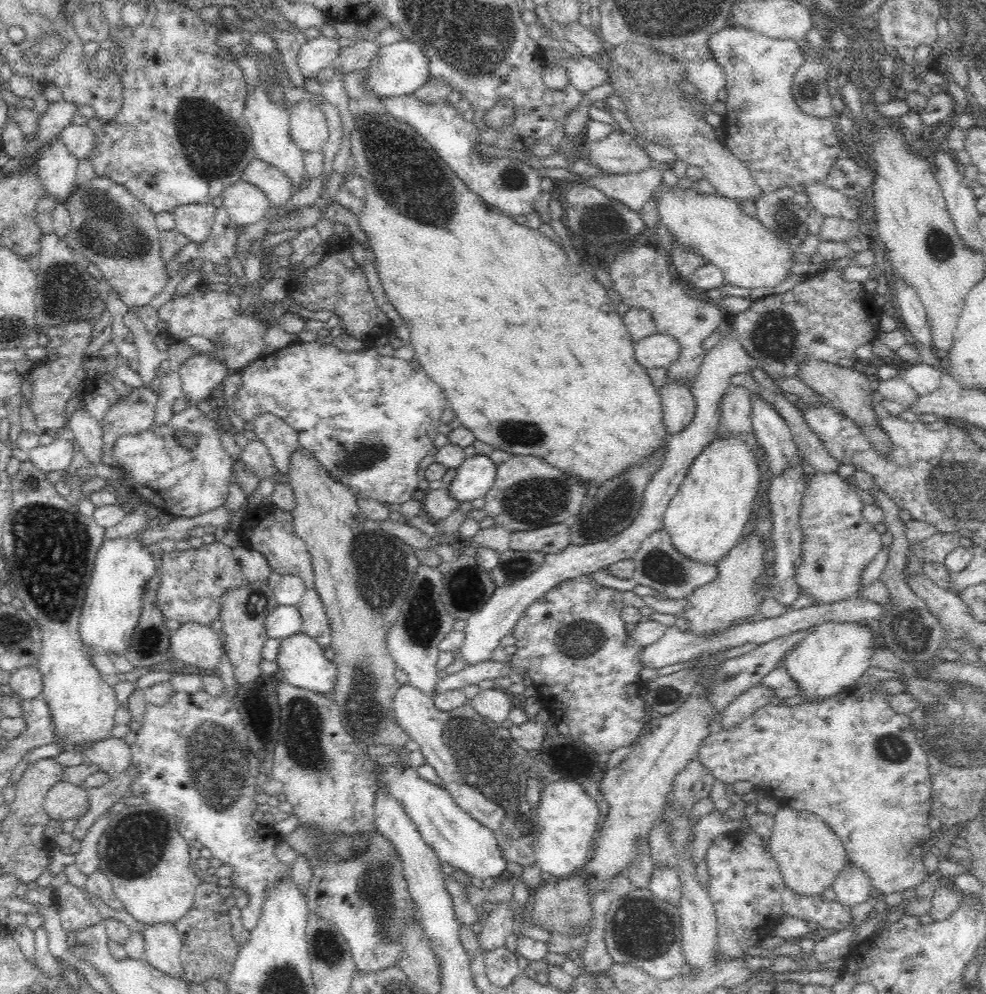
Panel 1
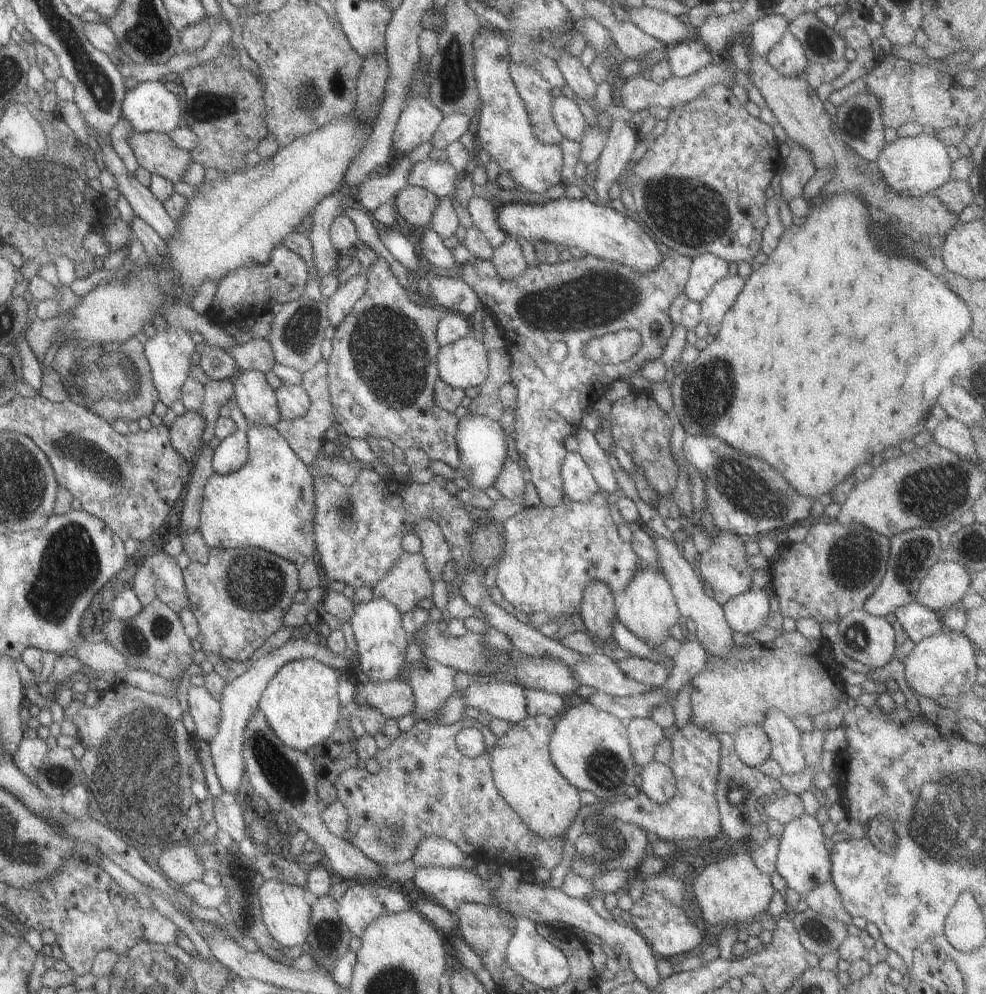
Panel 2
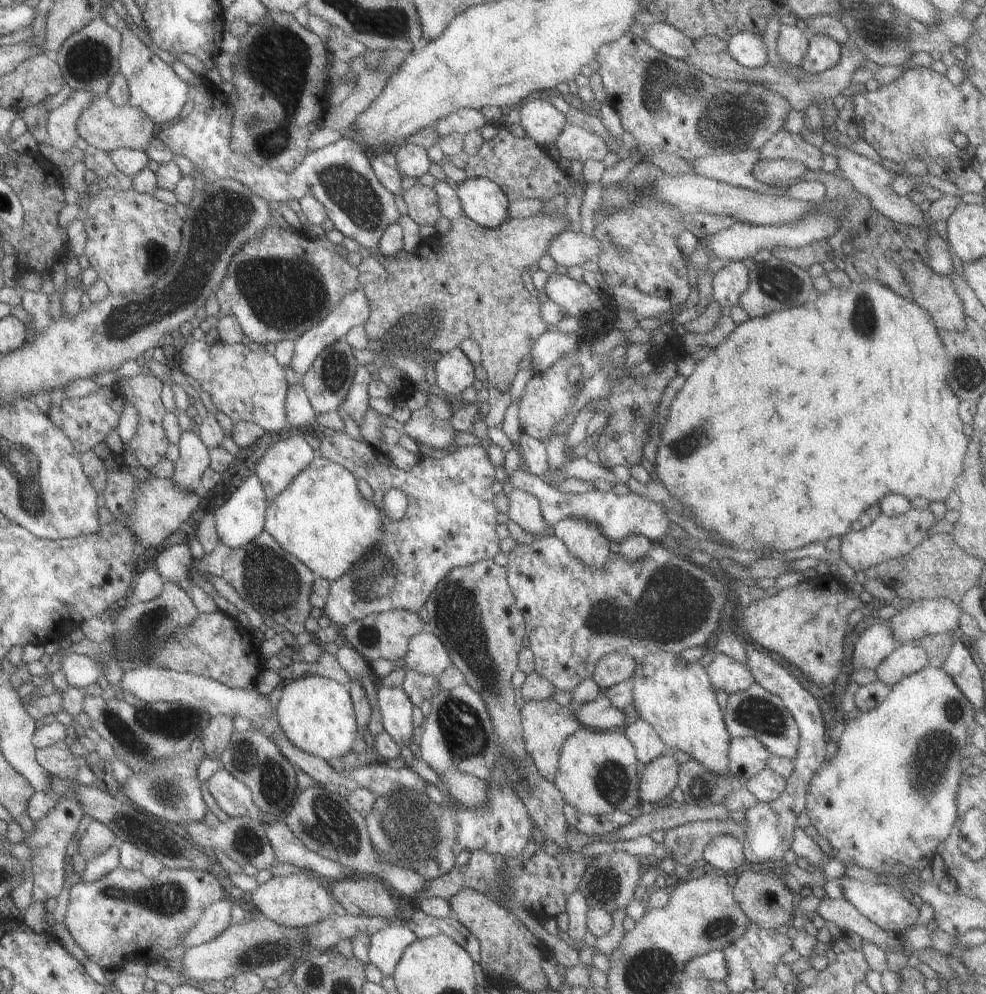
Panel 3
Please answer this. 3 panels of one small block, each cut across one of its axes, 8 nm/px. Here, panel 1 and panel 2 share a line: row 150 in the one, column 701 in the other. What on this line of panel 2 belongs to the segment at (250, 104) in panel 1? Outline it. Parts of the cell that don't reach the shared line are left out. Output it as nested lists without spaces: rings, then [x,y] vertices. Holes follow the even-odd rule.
[[[712,253],[698,255],[692,258],[691,271],[683,292],[690,301],[700,302],[719,280],[728,275],[727,260]]]

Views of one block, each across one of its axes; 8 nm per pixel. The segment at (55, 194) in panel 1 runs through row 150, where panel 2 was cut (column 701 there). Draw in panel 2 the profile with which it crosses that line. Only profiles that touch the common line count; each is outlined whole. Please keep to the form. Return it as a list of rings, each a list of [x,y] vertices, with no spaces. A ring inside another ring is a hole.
[[[696,37],[676,43],[665,52],[674,77],[690,76],[714,60],[709,48]]]

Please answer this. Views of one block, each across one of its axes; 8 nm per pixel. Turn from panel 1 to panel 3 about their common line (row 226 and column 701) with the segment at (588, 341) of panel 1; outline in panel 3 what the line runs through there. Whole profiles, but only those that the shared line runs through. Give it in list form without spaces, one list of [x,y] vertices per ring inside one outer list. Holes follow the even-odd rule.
[[[860,279],[859,281],[851,281],[847,287],[834,287],[825,294],[815,292],[815,296],[810,300],[802,303],[799,307],[787,308],[784,310],[774,311],[766,316],[751,317],[749,320],[738,325],[729,336],[720,343],[716,348],[708,350],[708,356],[700,360],[695,366],[694,372],[686,379],[684,386],[680,388],[678,394],[672,399],[670,406],[662,412],[663,421],[660,428],[658,451],[656,453],[655,468],[657,469],[657,478],[664,484],[664,488],[670,491],[672,496],[677,496],[680,504],[692,512],[690,518],[708,533],[709,540],[716,540],[717,537],[724,538],[724,541],[730,542],[723,546],[740,549],[741,551],[754,552],[780,552],[805,547],[806,545],[822,541],[826,542],[832,536],[842,536],[851,530],[852,523],[858,520],[861,514],[870,506],[875,505],[879,500],[887,494],[894,493],[905,496],[910,500],[915,496],[922,496],[929,502],[943,502],[948,498],[951,492],[956,492],[957,478],[962,474],[963,462],[966,458],[969,437],[962,431],[964,423],[958,416],[958,398],[952,394],[952,390],[948,392],[948,382],[946,382],[947,360],[946,351],[939,335],[939,328],[934,324],[932,317],[921,307],[918,306],[913,299],[907,299],[893,291],[890,287],[884,286],[872,279]]]

